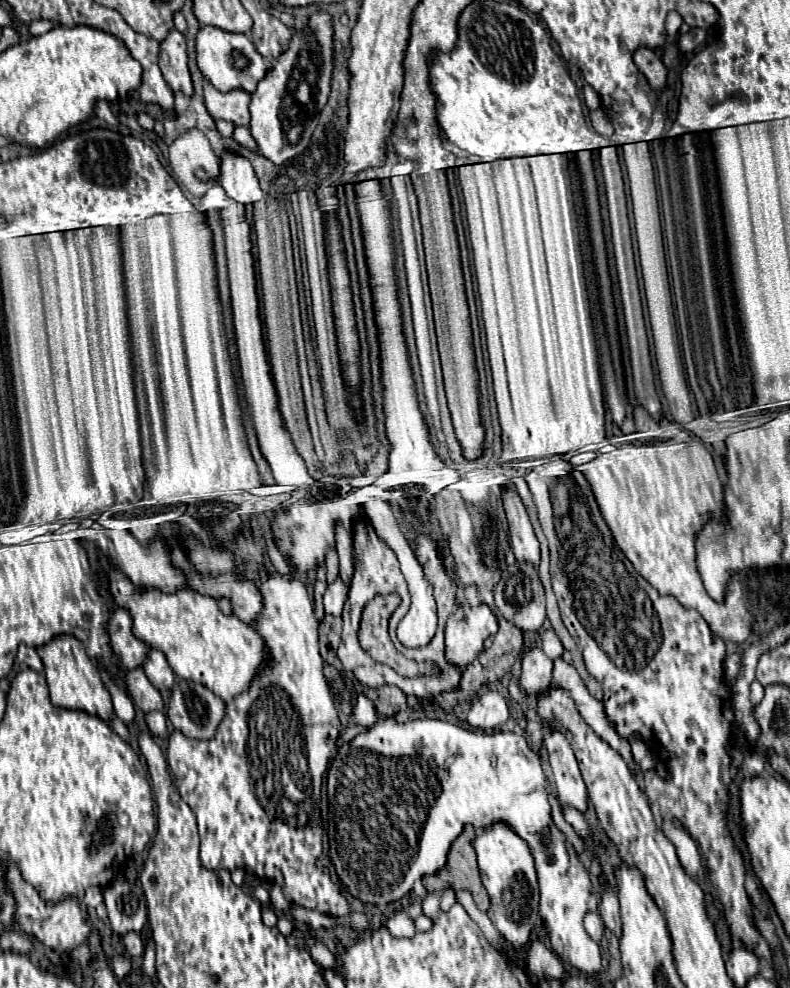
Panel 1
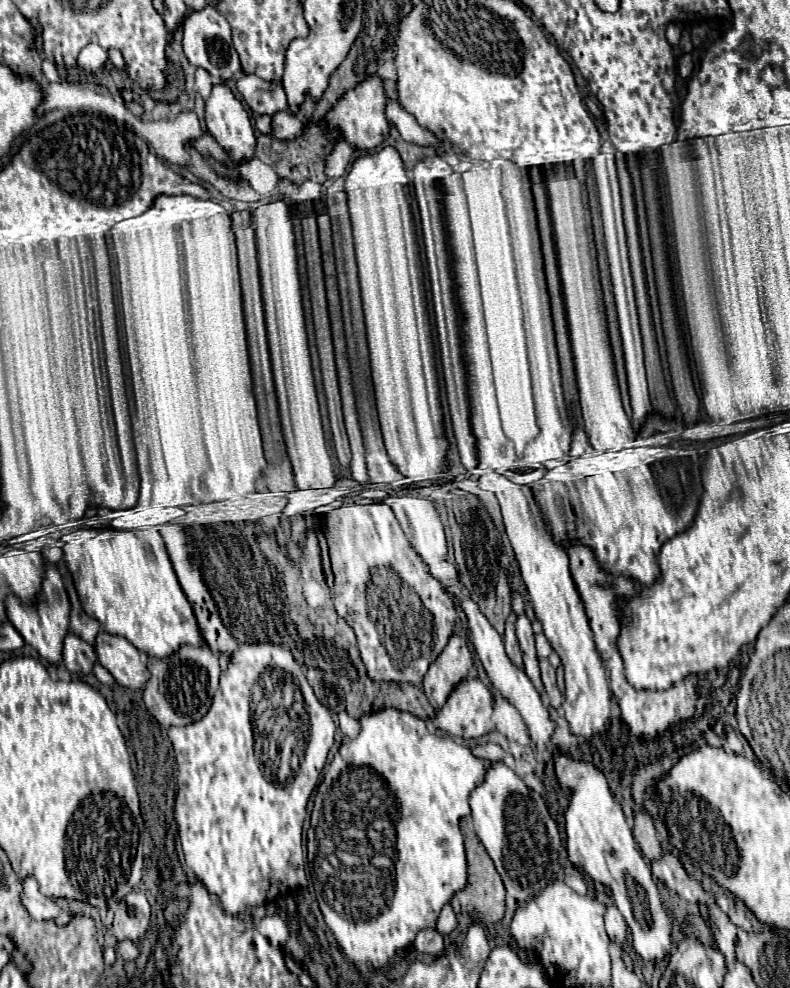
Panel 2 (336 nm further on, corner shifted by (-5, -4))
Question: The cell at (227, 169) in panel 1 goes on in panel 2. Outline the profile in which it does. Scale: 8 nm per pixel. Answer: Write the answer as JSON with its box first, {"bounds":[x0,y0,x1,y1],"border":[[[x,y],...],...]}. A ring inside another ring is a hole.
{"bounds":[204,82,256,164],"border":[[[224,82],[212,86],[210,98],[204,100],[204,110],[206,110],[206,126],[208,126],[208,132],[230,154],[232,162],[234,164],[240,164],[244,160],[250,160],[254,156],[254,148],[256,148],[254,130],[252,130],[248,112],[244,110],[244,104],[234,96],[234,92]]]}

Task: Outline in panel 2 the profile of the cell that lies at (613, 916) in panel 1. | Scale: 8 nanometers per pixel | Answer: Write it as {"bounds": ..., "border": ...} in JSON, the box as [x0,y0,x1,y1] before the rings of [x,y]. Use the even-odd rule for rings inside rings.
{"bounds":[604,906,626,944],"border":[[[608,906],[606,908],[606,914],[604,914],[604,922],[606,922],[606,932],[610,936],[612,942],[616,944],[622,944],[626,940],[626,920],[624,916],[620,914],[620,910],[616,906]]]}

